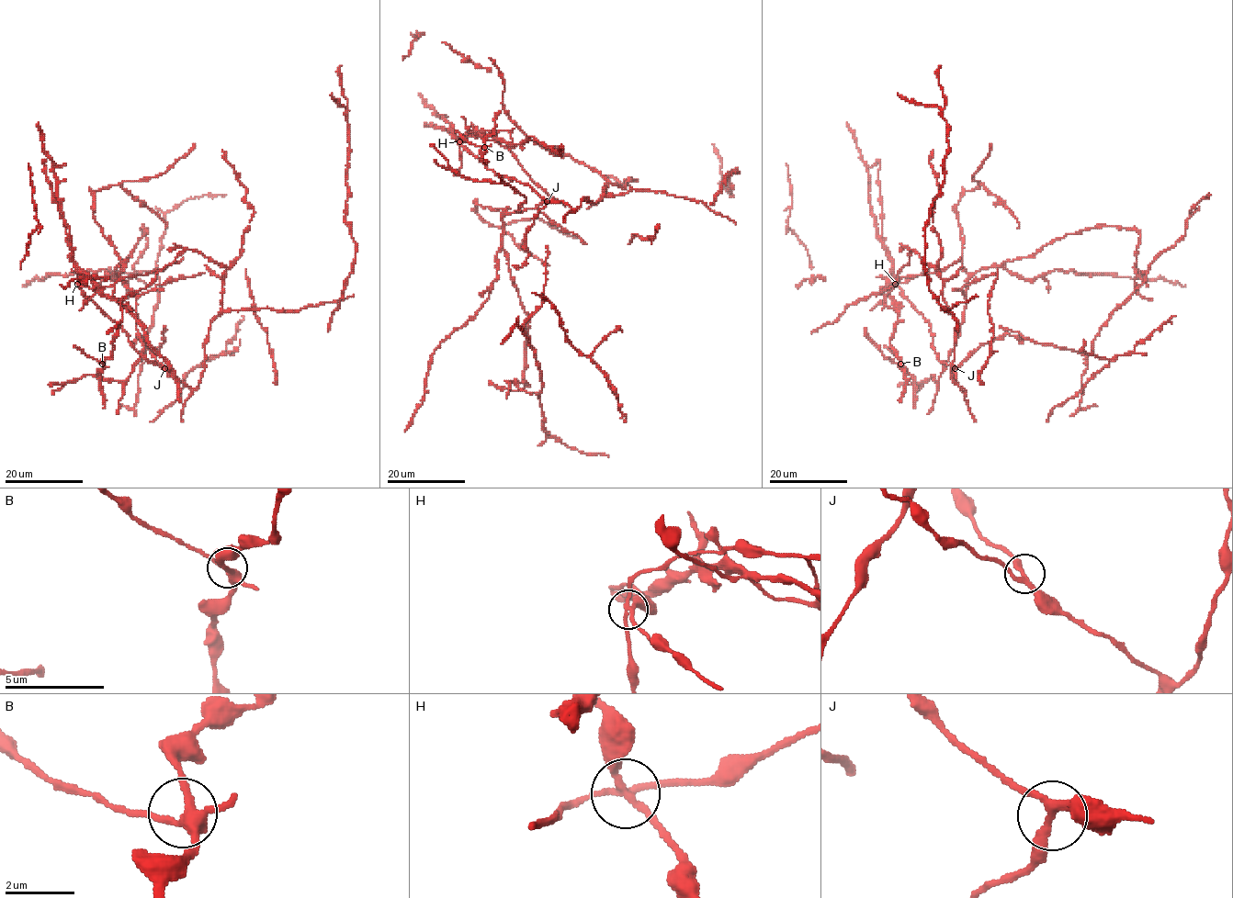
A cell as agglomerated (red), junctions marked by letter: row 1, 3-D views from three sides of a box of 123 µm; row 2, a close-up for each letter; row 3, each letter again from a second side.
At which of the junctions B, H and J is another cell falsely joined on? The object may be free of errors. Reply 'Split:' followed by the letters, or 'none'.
Split: H

